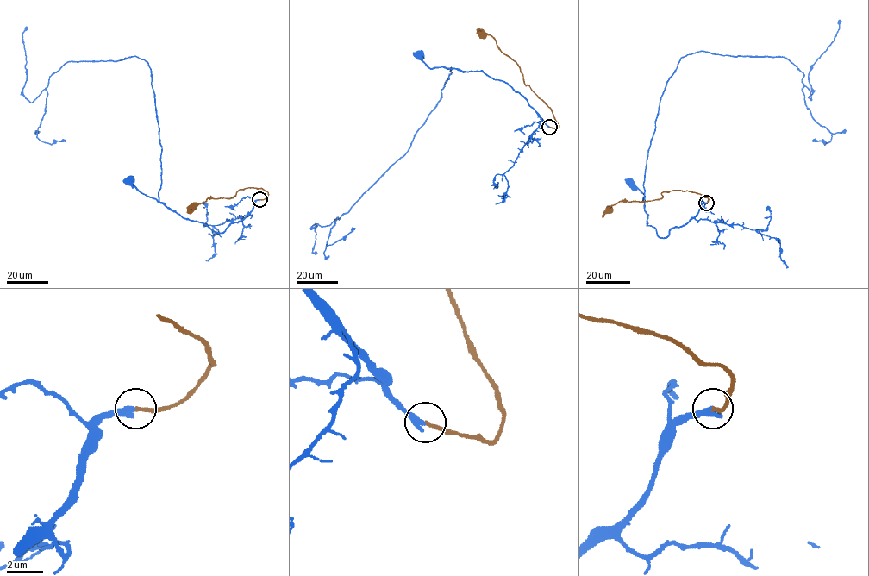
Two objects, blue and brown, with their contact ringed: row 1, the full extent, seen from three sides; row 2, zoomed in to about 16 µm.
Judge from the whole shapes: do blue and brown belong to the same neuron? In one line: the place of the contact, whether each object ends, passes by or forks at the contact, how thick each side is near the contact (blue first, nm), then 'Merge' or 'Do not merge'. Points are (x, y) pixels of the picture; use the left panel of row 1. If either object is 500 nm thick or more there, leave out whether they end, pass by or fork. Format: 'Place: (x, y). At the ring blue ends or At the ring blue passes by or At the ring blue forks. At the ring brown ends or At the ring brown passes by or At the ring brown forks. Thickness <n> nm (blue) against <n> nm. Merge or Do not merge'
Place: (259, 199). At the ring blue ends. At the ring brown ends. Thickness 380 nm (blue) against 180 nm. Do not merge

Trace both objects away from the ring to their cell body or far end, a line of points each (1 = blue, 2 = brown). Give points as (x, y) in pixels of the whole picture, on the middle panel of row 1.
1: (549, 127), (528, 101), (507, 84), (482, 72), (429, 68), (419, 56)
2: (549, 127), (558, 127), (552, 109), (524, 83), (519, 65), (504, 54), (490, 35), (484, 35)

